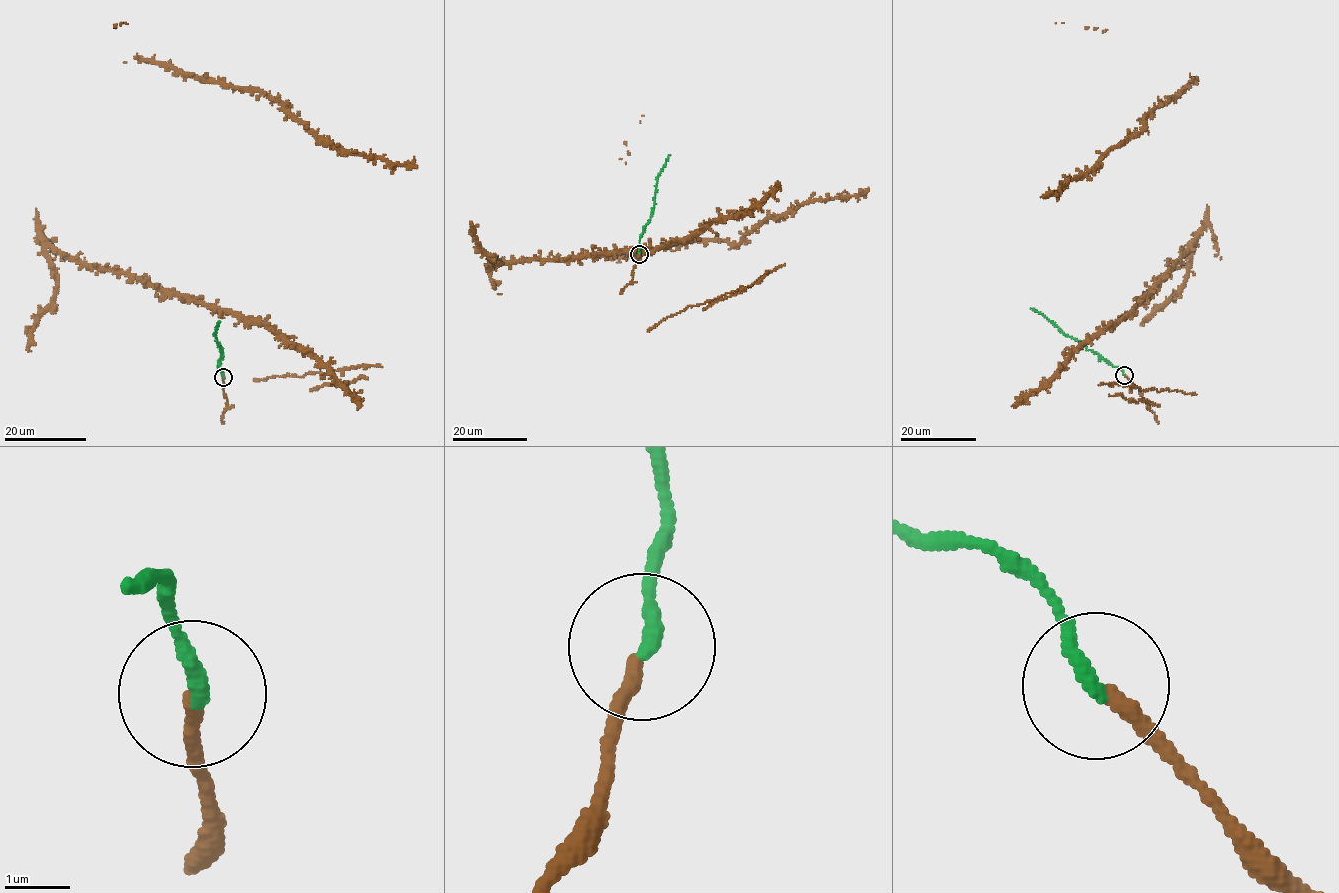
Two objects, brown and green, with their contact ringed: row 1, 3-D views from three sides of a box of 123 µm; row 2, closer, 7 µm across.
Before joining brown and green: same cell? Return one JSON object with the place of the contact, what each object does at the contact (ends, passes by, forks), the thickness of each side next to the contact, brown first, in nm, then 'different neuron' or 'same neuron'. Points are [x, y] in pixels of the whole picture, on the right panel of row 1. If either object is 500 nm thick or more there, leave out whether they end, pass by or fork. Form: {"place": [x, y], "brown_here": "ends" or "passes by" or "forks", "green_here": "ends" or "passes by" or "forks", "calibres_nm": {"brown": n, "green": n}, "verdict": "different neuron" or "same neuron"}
{"place": [1124, 375], "brown_here": "ends", "green_here": "ends", "calibres_nm": {"brown": 240, "green": 260}, "verdict": "same neuron"}

